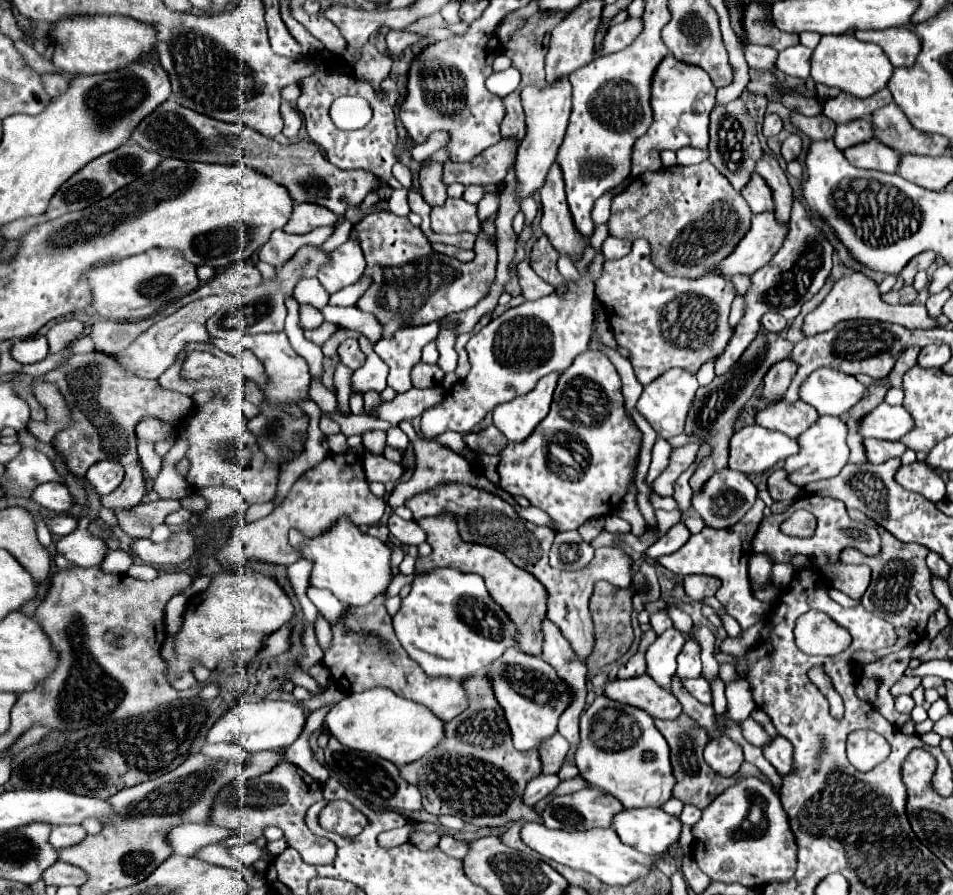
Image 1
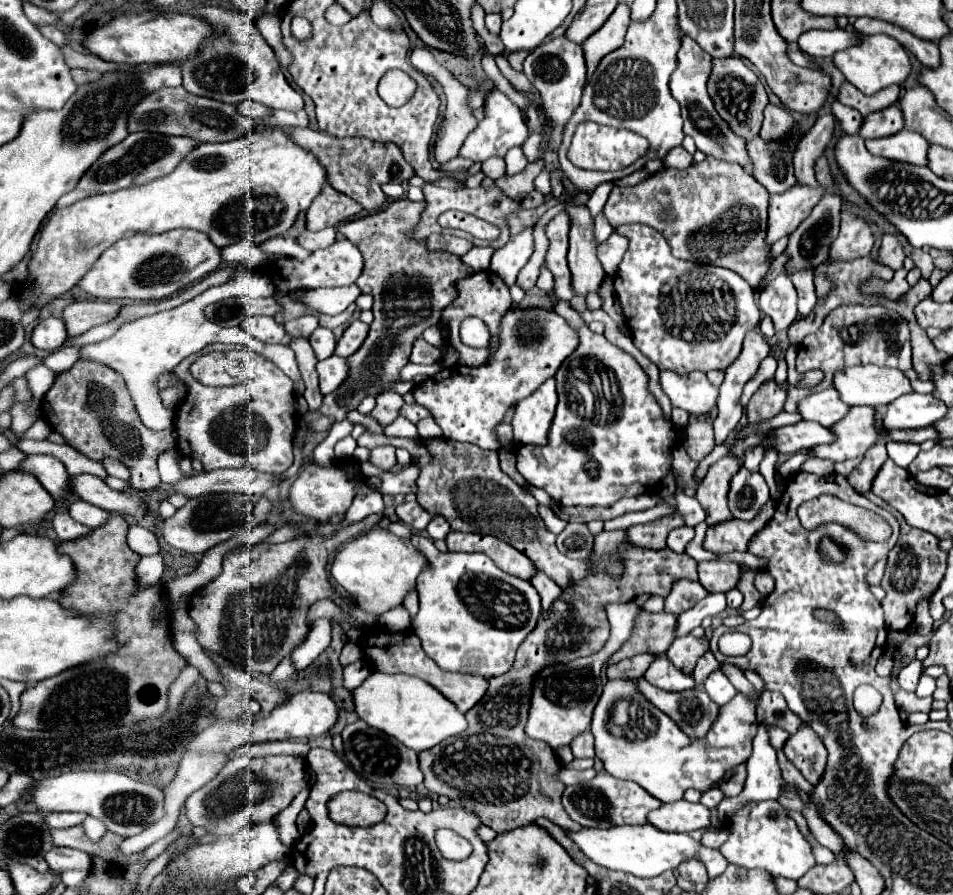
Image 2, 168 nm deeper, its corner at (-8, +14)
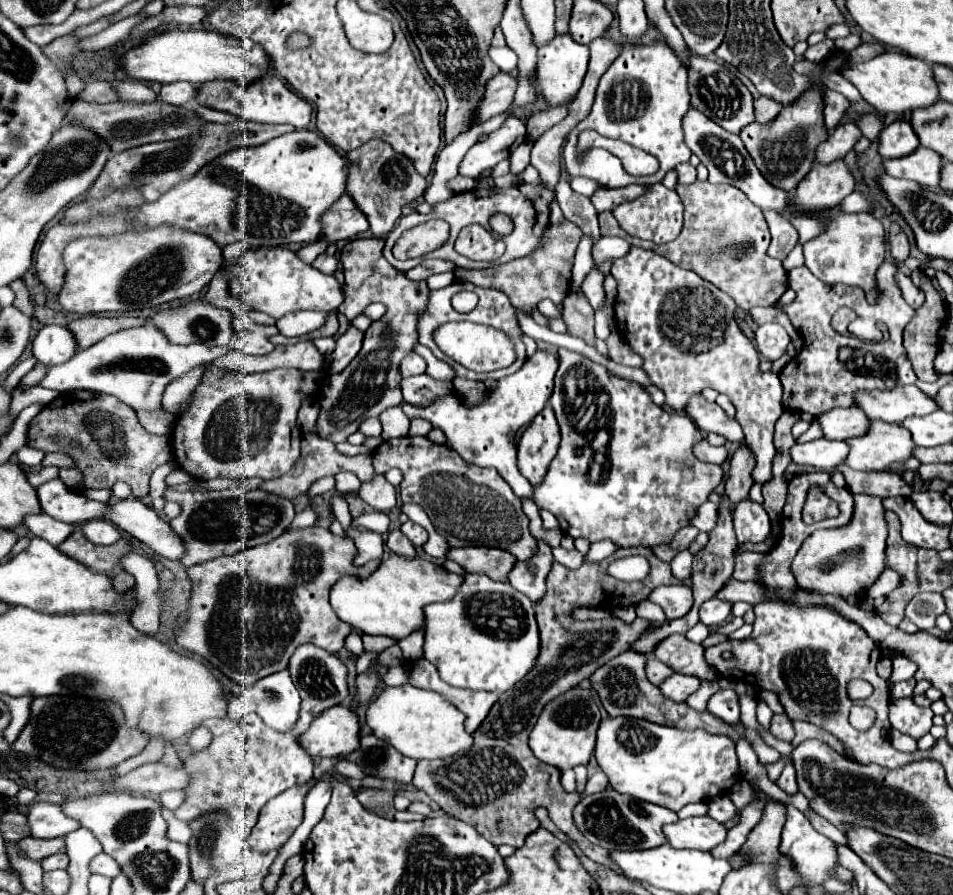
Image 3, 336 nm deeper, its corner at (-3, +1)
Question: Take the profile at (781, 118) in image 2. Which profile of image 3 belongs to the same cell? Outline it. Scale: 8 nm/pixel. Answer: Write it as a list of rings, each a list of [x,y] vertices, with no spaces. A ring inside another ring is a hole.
[[[760,97],[754,101],[754,109],[756,109],[756,123],[770,123],[774,121],[774,117],[778,117],[778,113],[782,111],[784,105],[778,105],[776,101],[770,101],[768,97]]]

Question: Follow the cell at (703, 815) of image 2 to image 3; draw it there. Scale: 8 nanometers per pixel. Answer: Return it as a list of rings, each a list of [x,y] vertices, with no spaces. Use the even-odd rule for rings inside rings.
[[[688,817],[676,823],[664,825],[664,835],[668,843],[676,849],[700,849],[710,851],[726,839],[726,829],[722,823],[710,817]]]

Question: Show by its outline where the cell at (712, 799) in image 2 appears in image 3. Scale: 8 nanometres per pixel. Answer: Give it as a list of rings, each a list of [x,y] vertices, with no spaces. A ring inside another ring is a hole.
[[[718,795],[708,803],[708,815],[720,823],[732,819],[734,813],[736,813],[736,807],[726,795]]]

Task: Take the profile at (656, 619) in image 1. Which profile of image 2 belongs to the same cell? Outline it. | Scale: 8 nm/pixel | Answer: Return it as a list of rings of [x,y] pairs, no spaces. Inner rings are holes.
[[[677,580],[669,592],[669,596],[665,598],[665,612],[671,612],[675,616],[679,616],[679,612],[685,612],[689,608],[693,608],[699,600],[703,600],[703,596],[707,596],[709,592],[699,584],[699,582],[691,582],[691,580]]]

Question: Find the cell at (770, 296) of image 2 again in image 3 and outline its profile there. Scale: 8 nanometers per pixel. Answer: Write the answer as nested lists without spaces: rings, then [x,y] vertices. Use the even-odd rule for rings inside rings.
[[[764,323],[756,329],[756,345],[758,351],[770,359],[776,361],[784,355],[786,347],[790,343],[790,335],[786,333],[786,329],[778,323]]]

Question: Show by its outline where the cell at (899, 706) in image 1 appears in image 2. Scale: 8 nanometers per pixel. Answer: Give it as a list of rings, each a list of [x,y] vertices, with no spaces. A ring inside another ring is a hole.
[[[913,660],[911,664],[907,664],[907,666],[899,672],[899,676],[897,676],[899,686],[901,686],[903,690],[907,690],[907,692],[913,692],[915,686],[917,686],[917,682],[919,682],[921,670],[923,670],[923,664],[921,664],[919,660]]]

